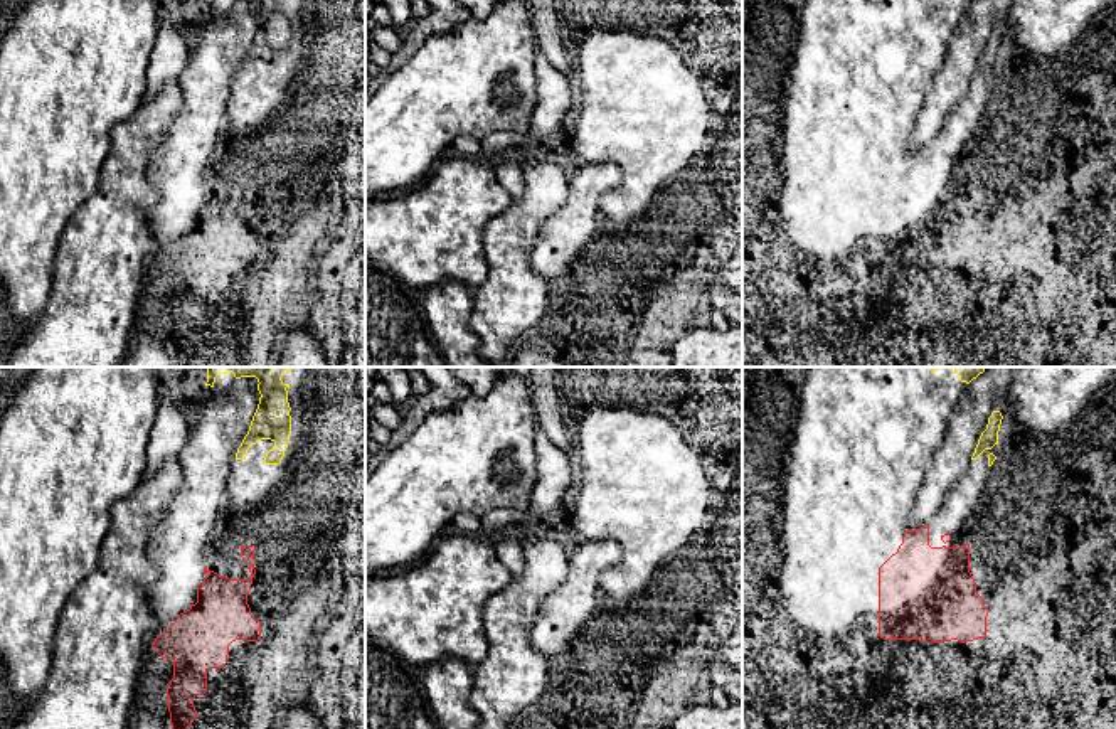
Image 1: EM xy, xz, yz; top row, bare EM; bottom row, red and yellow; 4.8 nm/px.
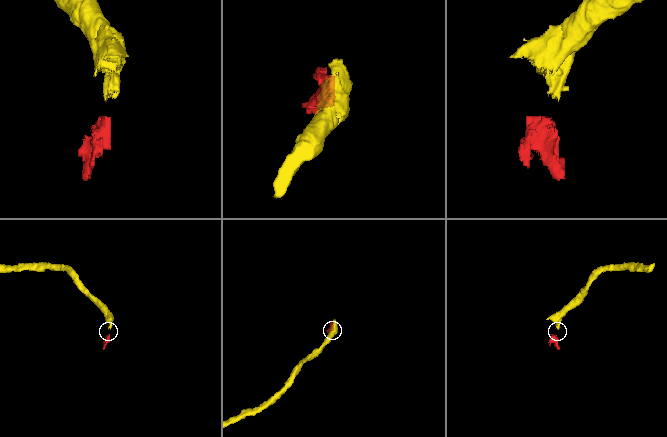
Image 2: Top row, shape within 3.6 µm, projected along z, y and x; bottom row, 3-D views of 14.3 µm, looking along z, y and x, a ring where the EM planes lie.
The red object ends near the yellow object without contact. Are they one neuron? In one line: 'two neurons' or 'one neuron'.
one neuron

